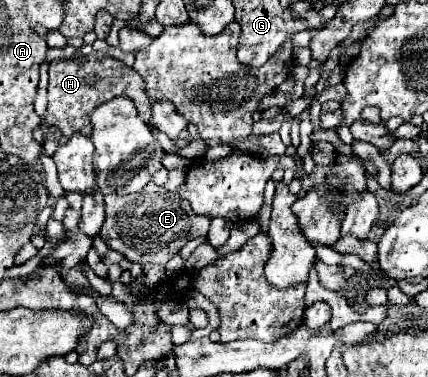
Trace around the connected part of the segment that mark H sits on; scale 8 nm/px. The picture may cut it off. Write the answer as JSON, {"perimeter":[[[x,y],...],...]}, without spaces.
{"perimeter":[[[101,57],[101,59],[69,59],[69,61],[51,61],[49,63],[49,107],[45,113],[45,125],[55,125],[61,129],[61,133],[67,137],[71,131],[83,131],[85,135],[91,133],[91,111],[113,99],[113,97],[129,97],[133,99],[139,117],[143,121],[151,119],[151,105],[147,99],[147,93],[143,91],[143,79],[139,79],[139,73],[127,67],[125,63],[113,59],[113,57]]]}

